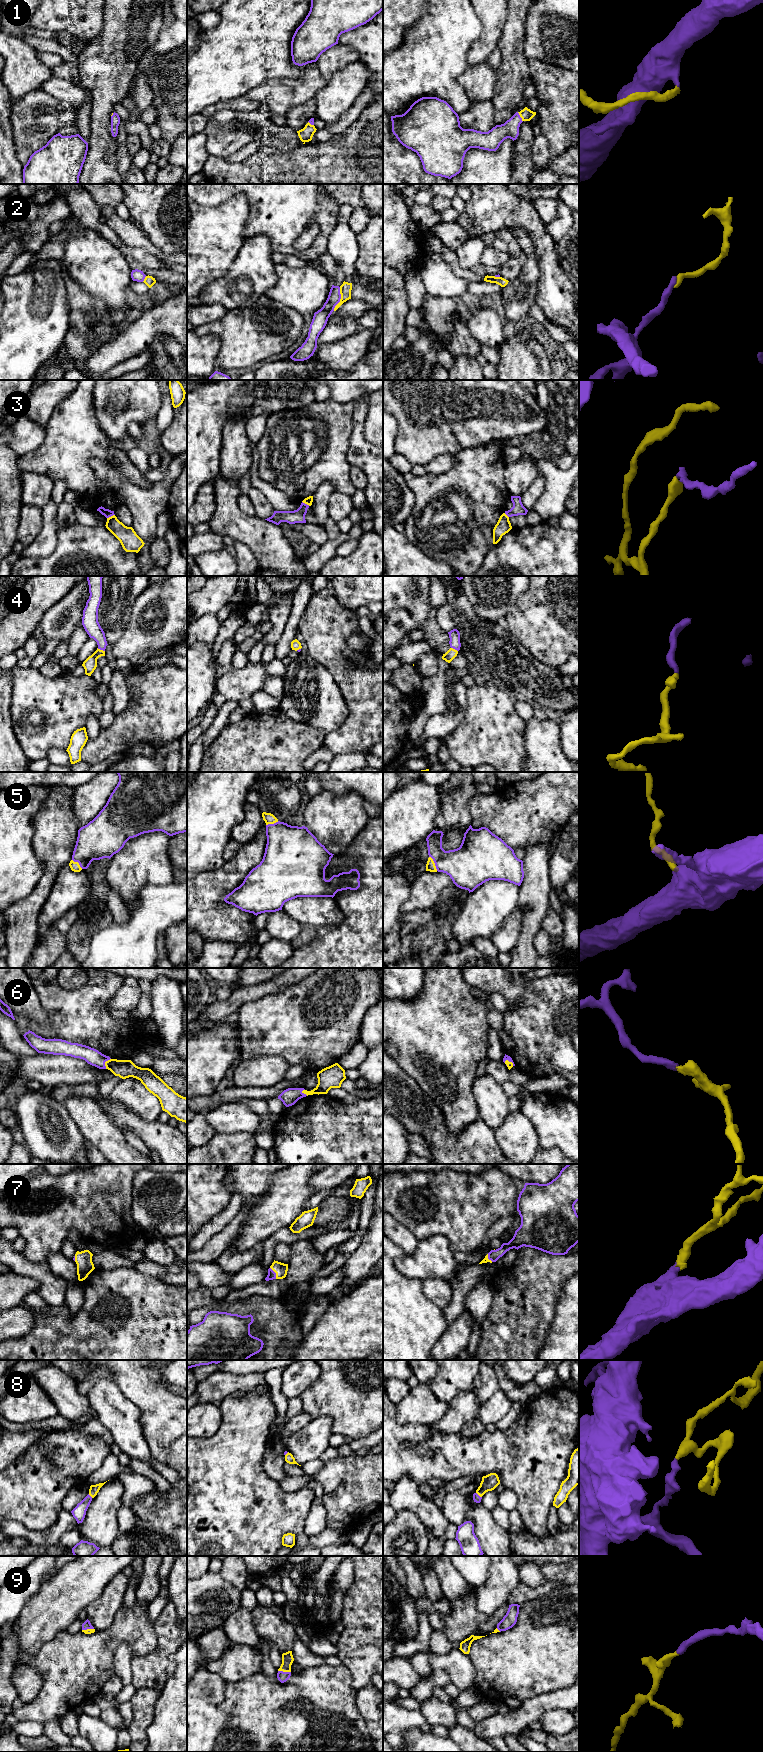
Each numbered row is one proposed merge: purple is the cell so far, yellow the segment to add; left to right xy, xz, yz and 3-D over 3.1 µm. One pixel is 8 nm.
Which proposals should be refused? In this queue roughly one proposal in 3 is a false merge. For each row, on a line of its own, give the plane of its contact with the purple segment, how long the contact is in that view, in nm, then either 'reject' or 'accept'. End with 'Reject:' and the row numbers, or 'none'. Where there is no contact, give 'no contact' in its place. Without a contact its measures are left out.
1: meets purple in yz; contact 90 nm long; accept
2: meets purple in xz; contact 200 nm long; reject
3: meets purple in xy; contact 70 nm long; reject
4: meets purple in xy; contact 70 nm long; accept
5: meets purple in yz; contact 140 nm long; accept
6: meets purple in xy; contact 100 nm long; accept
7: meets purple in xz; contact 110 nm long; accept
8: meets purple in yz; contact 60 nm long; accept
9: meets purple in xz; contact 110 nm long; accept
Reject: 2, 3

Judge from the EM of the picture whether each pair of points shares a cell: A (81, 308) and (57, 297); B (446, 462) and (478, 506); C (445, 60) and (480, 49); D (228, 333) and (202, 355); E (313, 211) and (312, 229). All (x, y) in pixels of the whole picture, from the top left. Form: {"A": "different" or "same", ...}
{"A": "different", "B": "different", "C": "different", "D": "different", "E": "different"}

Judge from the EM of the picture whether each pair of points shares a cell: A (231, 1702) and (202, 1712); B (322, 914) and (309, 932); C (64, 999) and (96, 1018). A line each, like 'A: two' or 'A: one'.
A: two
B: two
C: one

